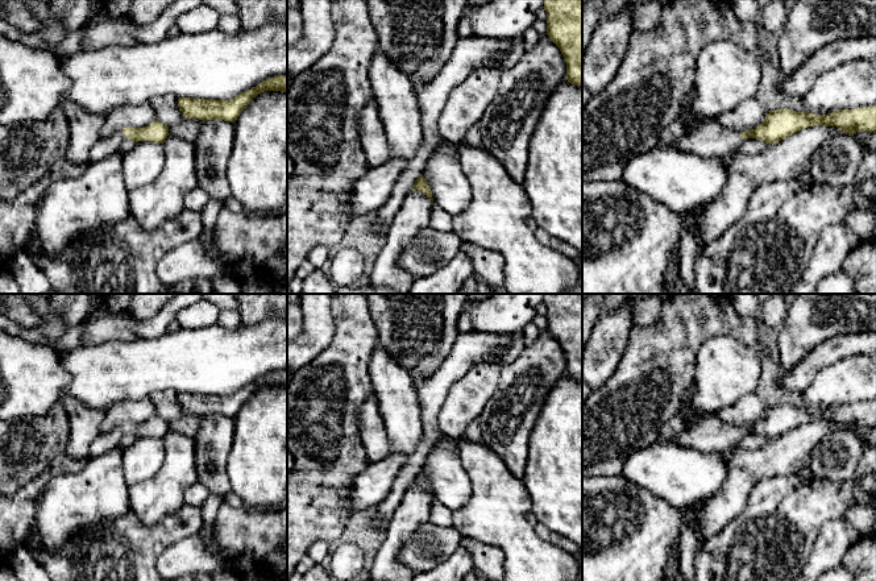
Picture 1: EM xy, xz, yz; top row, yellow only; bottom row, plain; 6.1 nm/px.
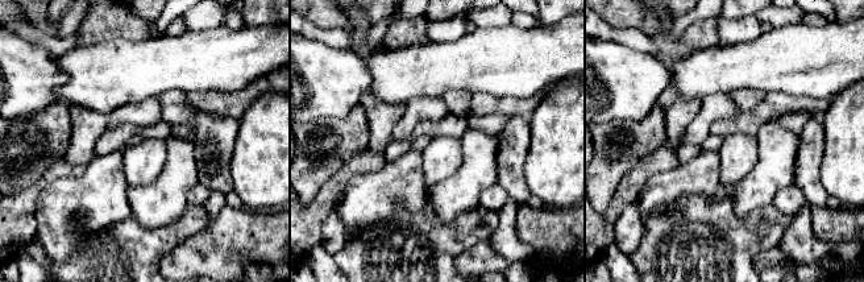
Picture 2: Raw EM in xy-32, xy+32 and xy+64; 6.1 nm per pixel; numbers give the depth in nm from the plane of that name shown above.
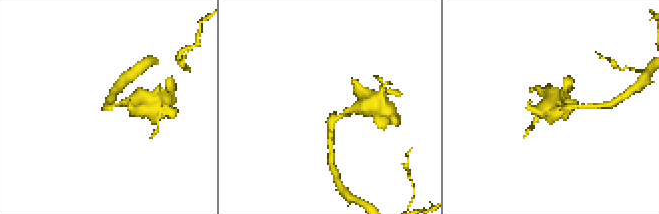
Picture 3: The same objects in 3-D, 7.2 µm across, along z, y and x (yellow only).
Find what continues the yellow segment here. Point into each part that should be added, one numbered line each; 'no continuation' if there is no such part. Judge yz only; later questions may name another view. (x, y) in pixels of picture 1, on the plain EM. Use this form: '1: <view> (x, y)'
1: yz (711, 435)

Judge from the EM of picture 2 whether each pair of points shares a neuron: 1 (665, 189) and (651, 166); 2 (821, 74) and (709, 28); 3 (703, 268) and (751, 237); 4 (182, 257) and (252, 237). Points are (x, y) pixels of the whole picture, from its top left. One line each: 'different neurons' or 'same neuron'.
1: different neurons
2: different neurons
3: same neuron
4: same neuron

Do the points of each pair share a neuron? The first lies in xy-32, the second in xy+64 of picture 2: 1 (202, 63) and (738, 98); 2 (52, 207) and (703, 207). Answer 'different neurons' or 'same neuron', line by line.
1: different neurons
2: different neurons

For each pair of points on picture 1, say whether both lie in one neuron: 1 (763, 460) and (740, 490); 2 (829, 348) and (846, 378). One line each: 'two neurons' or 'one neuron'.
1: one neuron
2: two neurons

